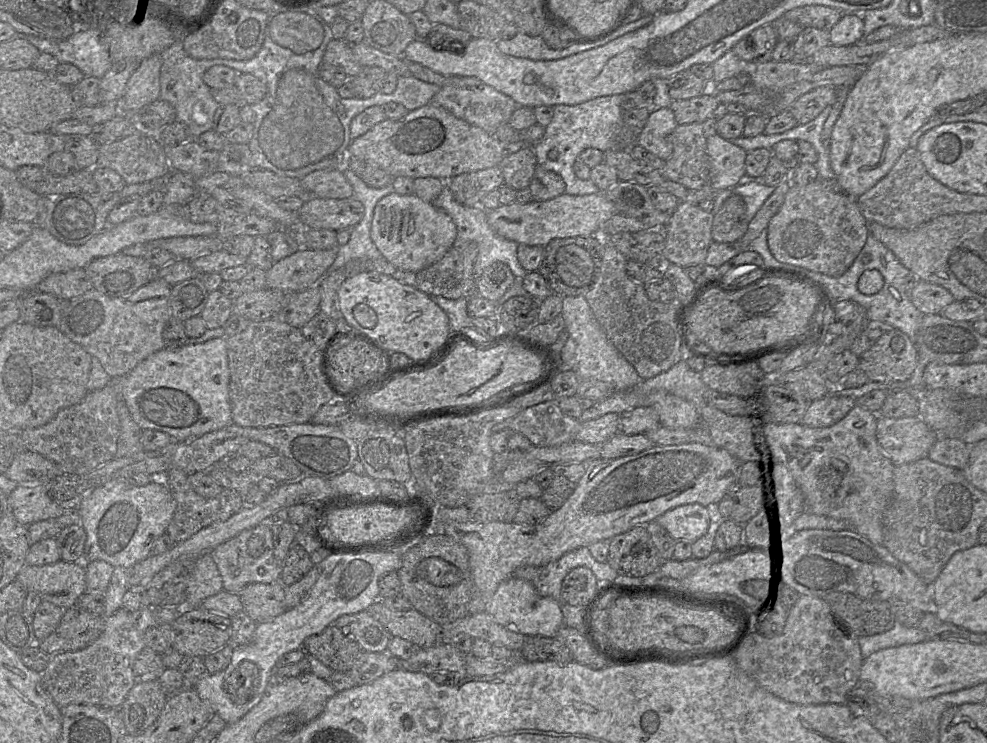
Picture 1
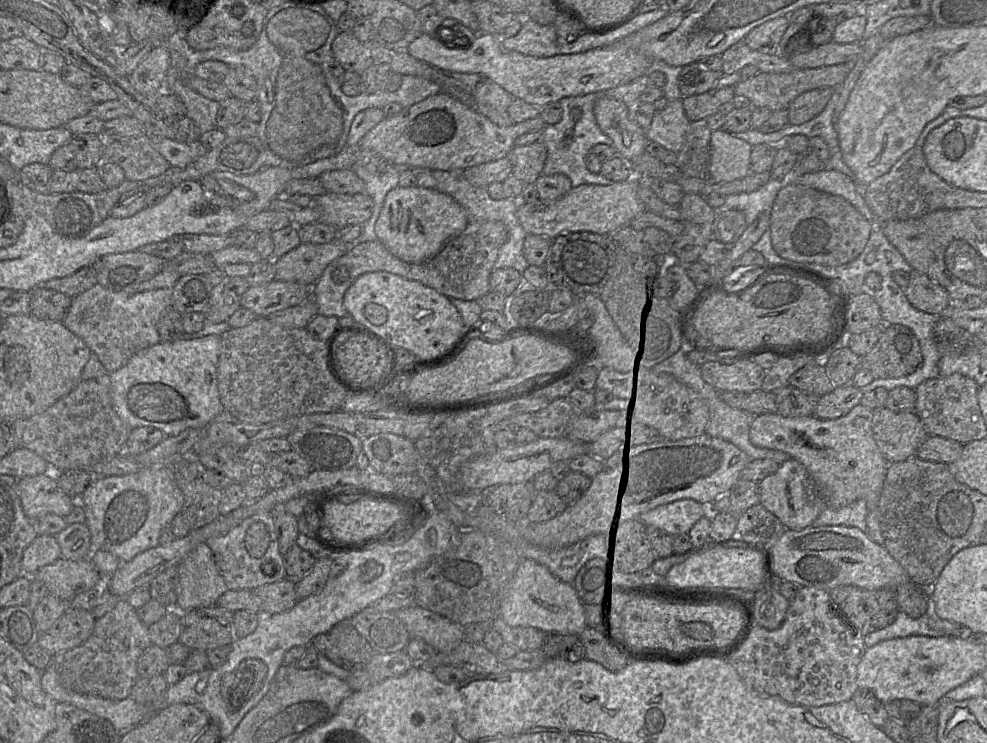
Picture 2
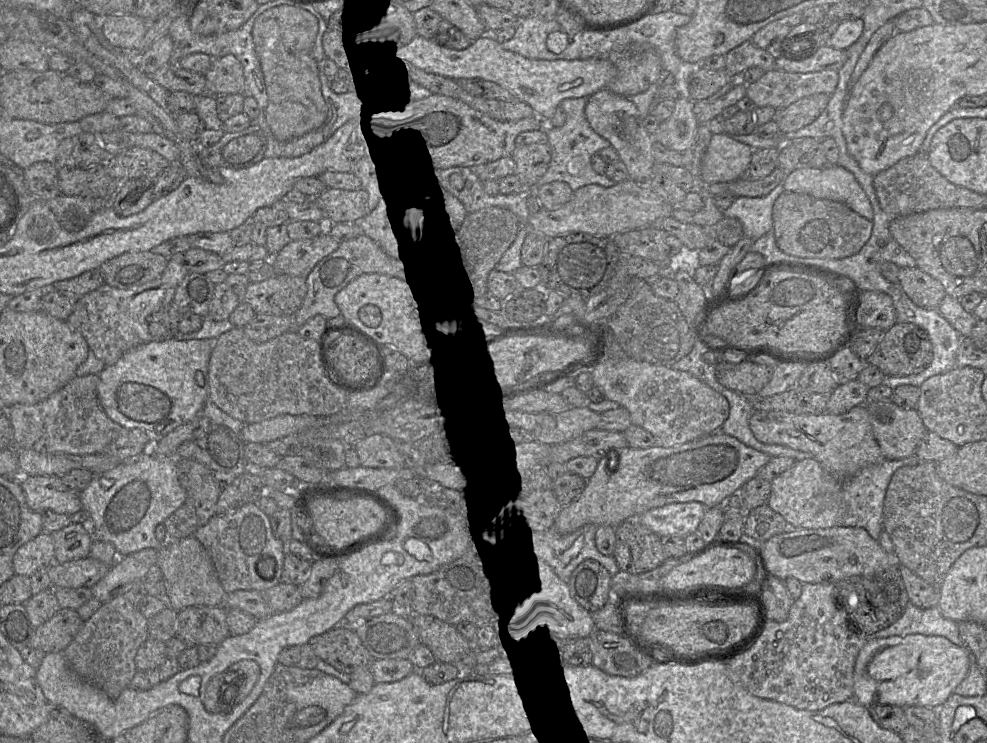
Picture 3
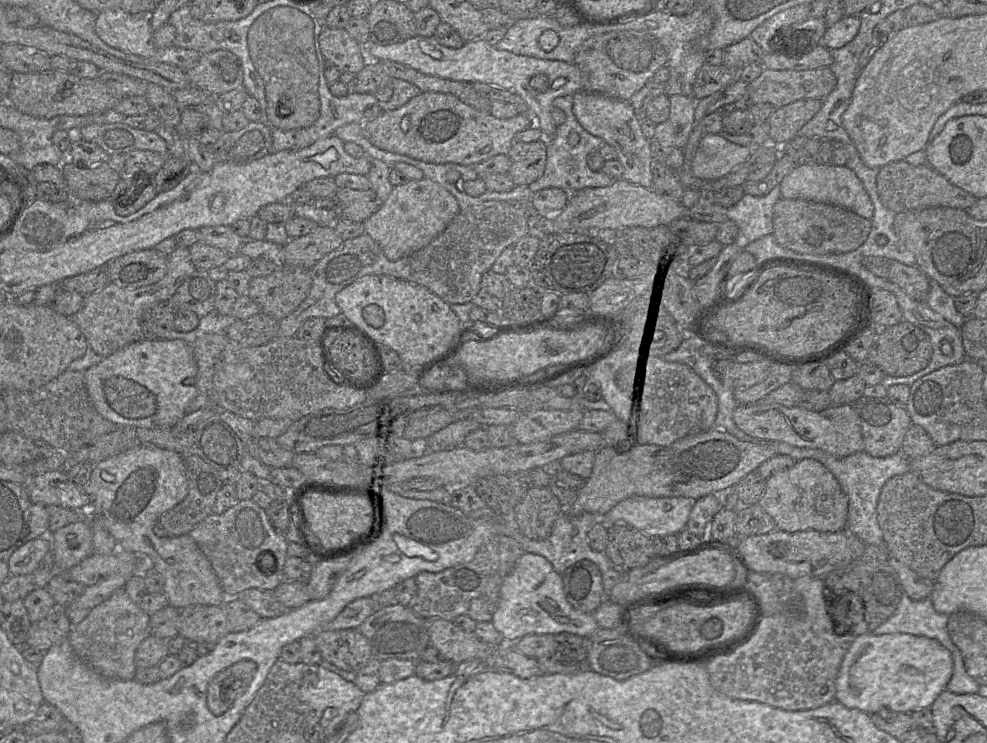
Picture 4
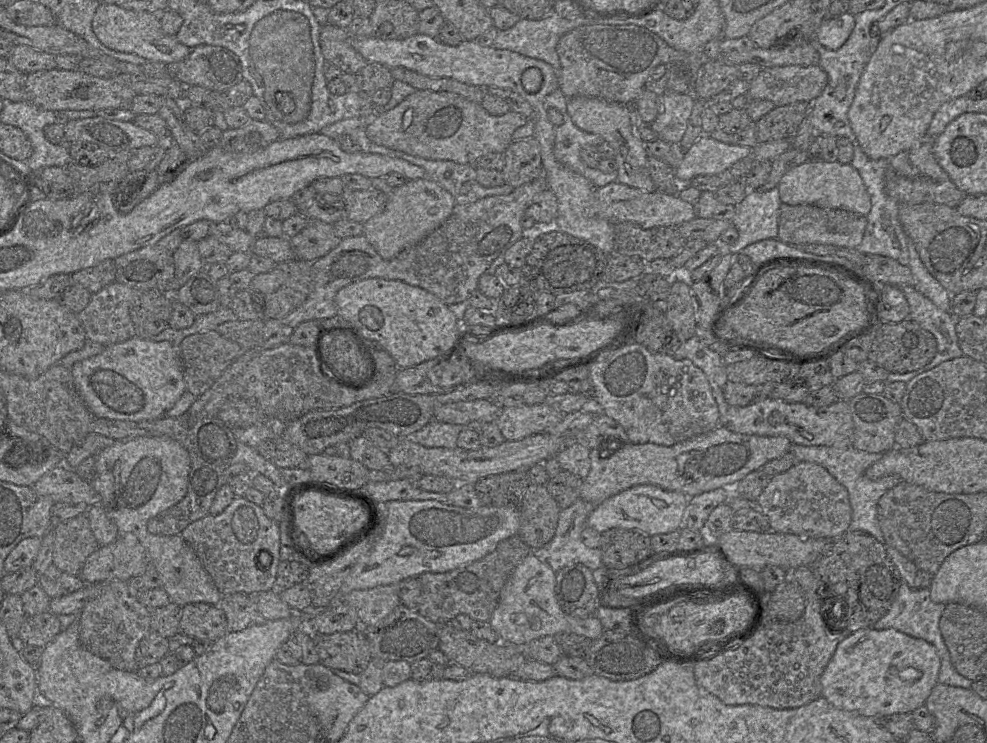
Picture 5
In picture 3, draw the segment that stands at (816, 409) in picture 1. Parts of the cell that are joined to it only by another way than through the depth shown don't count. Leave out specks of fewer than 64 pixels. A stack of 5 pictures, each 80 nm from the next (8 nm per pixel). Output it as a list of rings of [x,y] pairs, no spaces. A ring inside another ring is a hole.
[[[858,379],[838,385],[829,395],[825,413],[843,414],[866,403],[868,388]]]

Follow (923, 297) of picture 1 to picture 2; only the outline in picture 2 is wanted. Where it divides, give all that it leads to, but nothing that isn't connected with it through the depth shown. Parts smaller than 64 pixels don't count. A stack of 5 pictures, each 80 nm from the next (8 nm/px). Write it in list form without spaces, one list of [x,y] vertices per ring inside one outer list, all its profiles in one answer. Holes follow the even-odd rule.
[[[912,270],[909,274],[910,281],[904,289],[909,302],[920,311],[941,316],[952,302],[948,292],[923,273]]]

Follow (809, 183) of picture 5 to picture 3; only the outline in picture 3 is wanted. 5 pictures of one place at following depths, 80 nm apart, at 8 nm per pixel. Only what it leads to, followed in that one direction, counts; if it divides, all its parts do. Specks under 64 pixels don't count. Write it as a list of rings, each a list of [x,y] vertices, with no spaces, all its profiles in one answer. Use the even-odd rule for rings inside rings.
[[[799,167],[787,175],[783,186],[788,192],[841,202],[862,217],[873,221],[874,211],[869,198],[855,176],[844,167]]]

